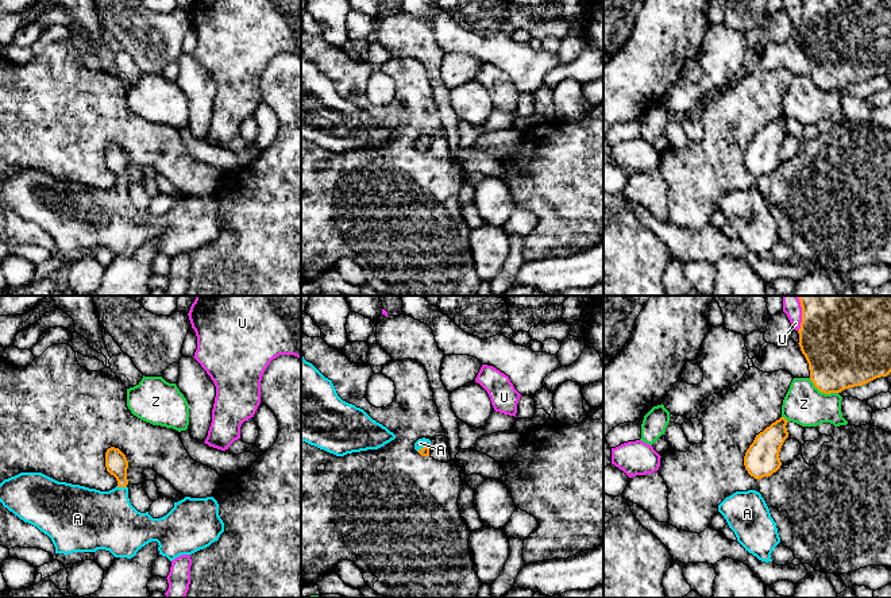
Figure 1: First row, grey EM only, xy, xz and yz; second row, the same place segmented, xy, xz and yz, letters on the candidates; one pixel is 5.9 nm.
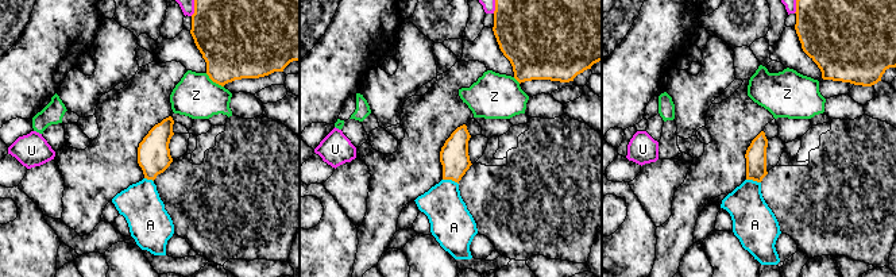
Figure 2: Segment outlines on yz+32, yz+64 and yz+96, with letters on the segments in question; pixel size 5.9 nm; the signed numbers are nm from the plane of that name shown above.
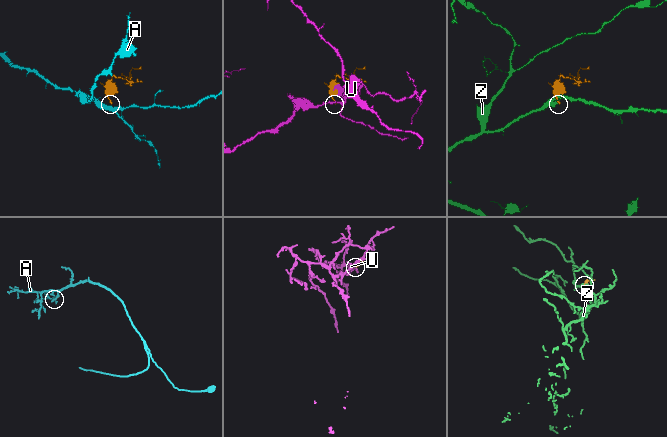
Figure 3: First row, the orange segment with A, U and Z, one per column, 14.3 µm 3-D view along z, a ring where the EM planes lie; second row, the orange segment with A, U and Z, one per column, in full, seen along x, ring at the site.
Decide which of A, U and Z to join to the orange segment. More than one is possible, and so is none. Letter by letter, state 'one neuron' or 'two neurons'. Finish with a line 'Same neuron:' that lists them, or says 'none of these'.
A: one neuron
U: two neurons
Z: two neurons
Same neuron: A

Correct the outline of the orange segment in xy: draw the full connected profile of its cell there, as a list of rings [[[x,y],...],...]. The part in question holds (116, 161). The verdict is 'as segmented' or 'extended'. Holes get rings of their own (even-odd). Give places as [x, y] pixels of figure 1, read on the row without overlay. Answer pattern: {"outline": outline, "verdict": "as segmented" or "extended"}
{"outline": [[[119,146],[107,147],[105,165],[117,178],[117,184],[109,189],[58,180],[42,170],[20,170],[0,181],[0,200],[20,217],[47,232],[55,251],[63,252],[105,247],[115,255],[131,256],[142,244],[157,239],[159,252],[171,259],[181,252],[192,252],[209,244],[224,229],[219,201],[213,194],[185,194],[174,200],[174,205],[166,213],[153,216],[148,209],[140,211],[130,200],[128,158]]], "verdict": "extended"}

